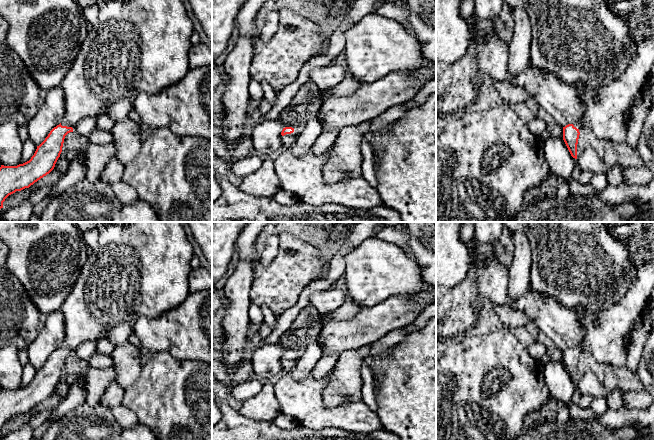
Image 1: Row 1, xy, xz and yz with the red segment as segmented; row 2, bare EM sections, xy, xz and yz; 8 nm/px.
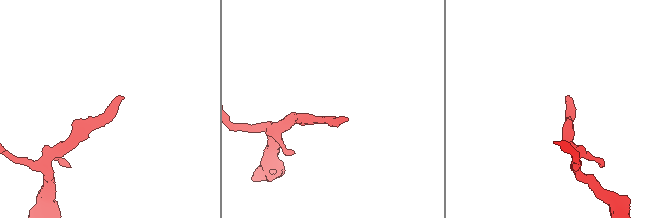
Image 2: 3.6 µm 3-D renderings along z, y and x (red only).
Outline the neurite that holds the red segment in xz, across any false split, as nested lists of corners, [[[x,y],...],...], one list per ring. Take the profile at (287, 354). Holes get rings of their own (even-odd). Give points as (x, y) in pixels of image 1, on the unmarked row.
[[[301,350],[285,351],[281,356],[285,374],[274,384],[281,414],[291,416],[299,425],[313,430],[338,428],[368,434],[383,429],[377,413],[362,400],[334,407],[324,405],[322,394],[329,383],[329,374],[315,379],[310,373],[301,381],[294,380],[292,371],[301,353]]]

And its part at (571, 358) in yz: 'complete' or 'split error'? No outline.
split error

